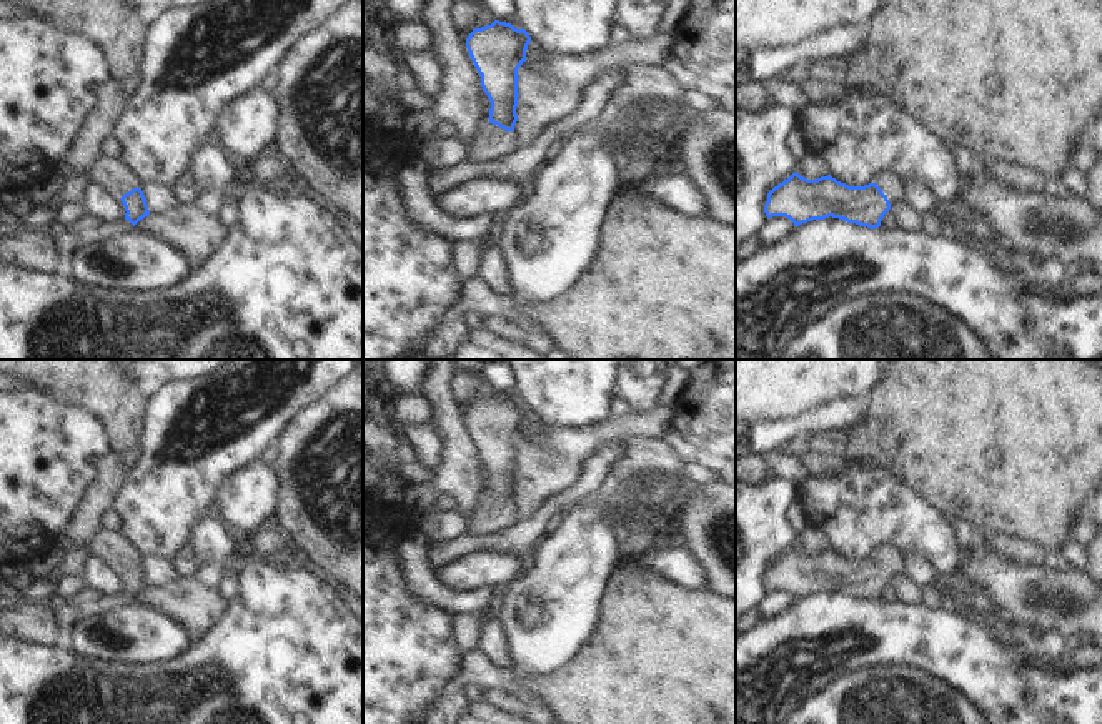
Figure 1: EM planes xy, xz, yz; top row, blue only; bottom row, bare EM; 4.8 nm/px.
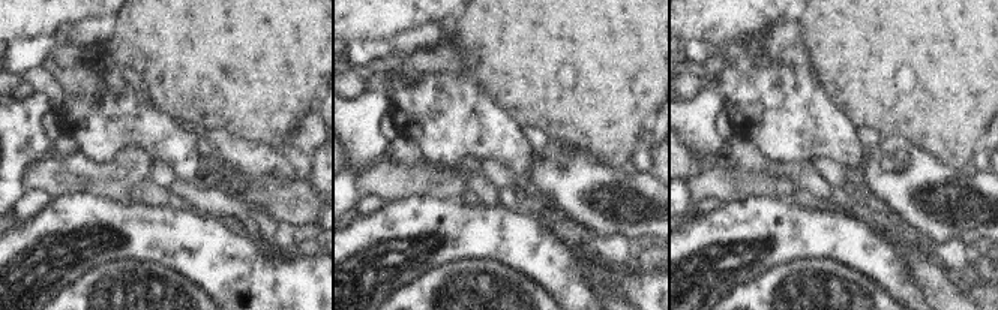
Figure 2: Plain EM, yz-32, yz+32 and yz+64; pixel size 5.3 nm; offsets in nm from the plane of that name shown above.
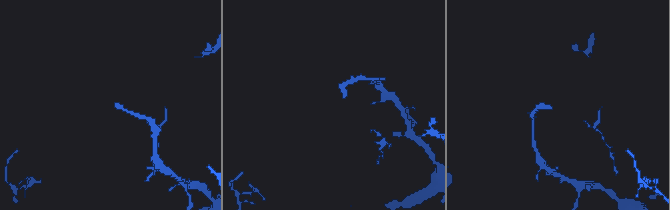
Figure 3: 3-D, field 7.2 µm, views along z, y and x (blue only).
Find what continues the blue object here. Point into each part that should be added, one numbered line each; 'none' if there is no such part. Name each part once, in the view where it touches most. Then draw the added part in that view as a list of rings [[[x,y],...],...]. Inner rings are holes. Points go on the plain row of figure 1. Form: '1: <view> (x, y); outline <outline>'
1: xz (491, 513); outline [[[488,496],[471,516],[466,533],[483,536],[494,528],[508,528],[516,523],[516,506]]]

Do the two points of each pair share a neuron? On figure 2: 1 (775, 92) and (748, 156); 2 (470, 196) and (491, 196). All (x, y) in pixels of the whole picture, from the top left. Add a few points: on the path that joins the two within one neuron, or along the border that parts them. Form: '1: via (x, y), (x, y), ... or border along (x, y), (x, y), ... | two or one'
1: border along (734, 134), (749, 138), (769, 159), (782, 163) | two
2: border along (470, 187), (482, 202) | two

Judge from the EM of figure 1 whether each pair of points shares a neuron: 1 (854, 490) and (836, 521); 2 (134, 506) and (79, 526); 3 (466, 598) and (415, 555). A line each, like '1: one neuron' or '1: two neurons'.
1: one neuron
2: two neurons
3: one neuron

